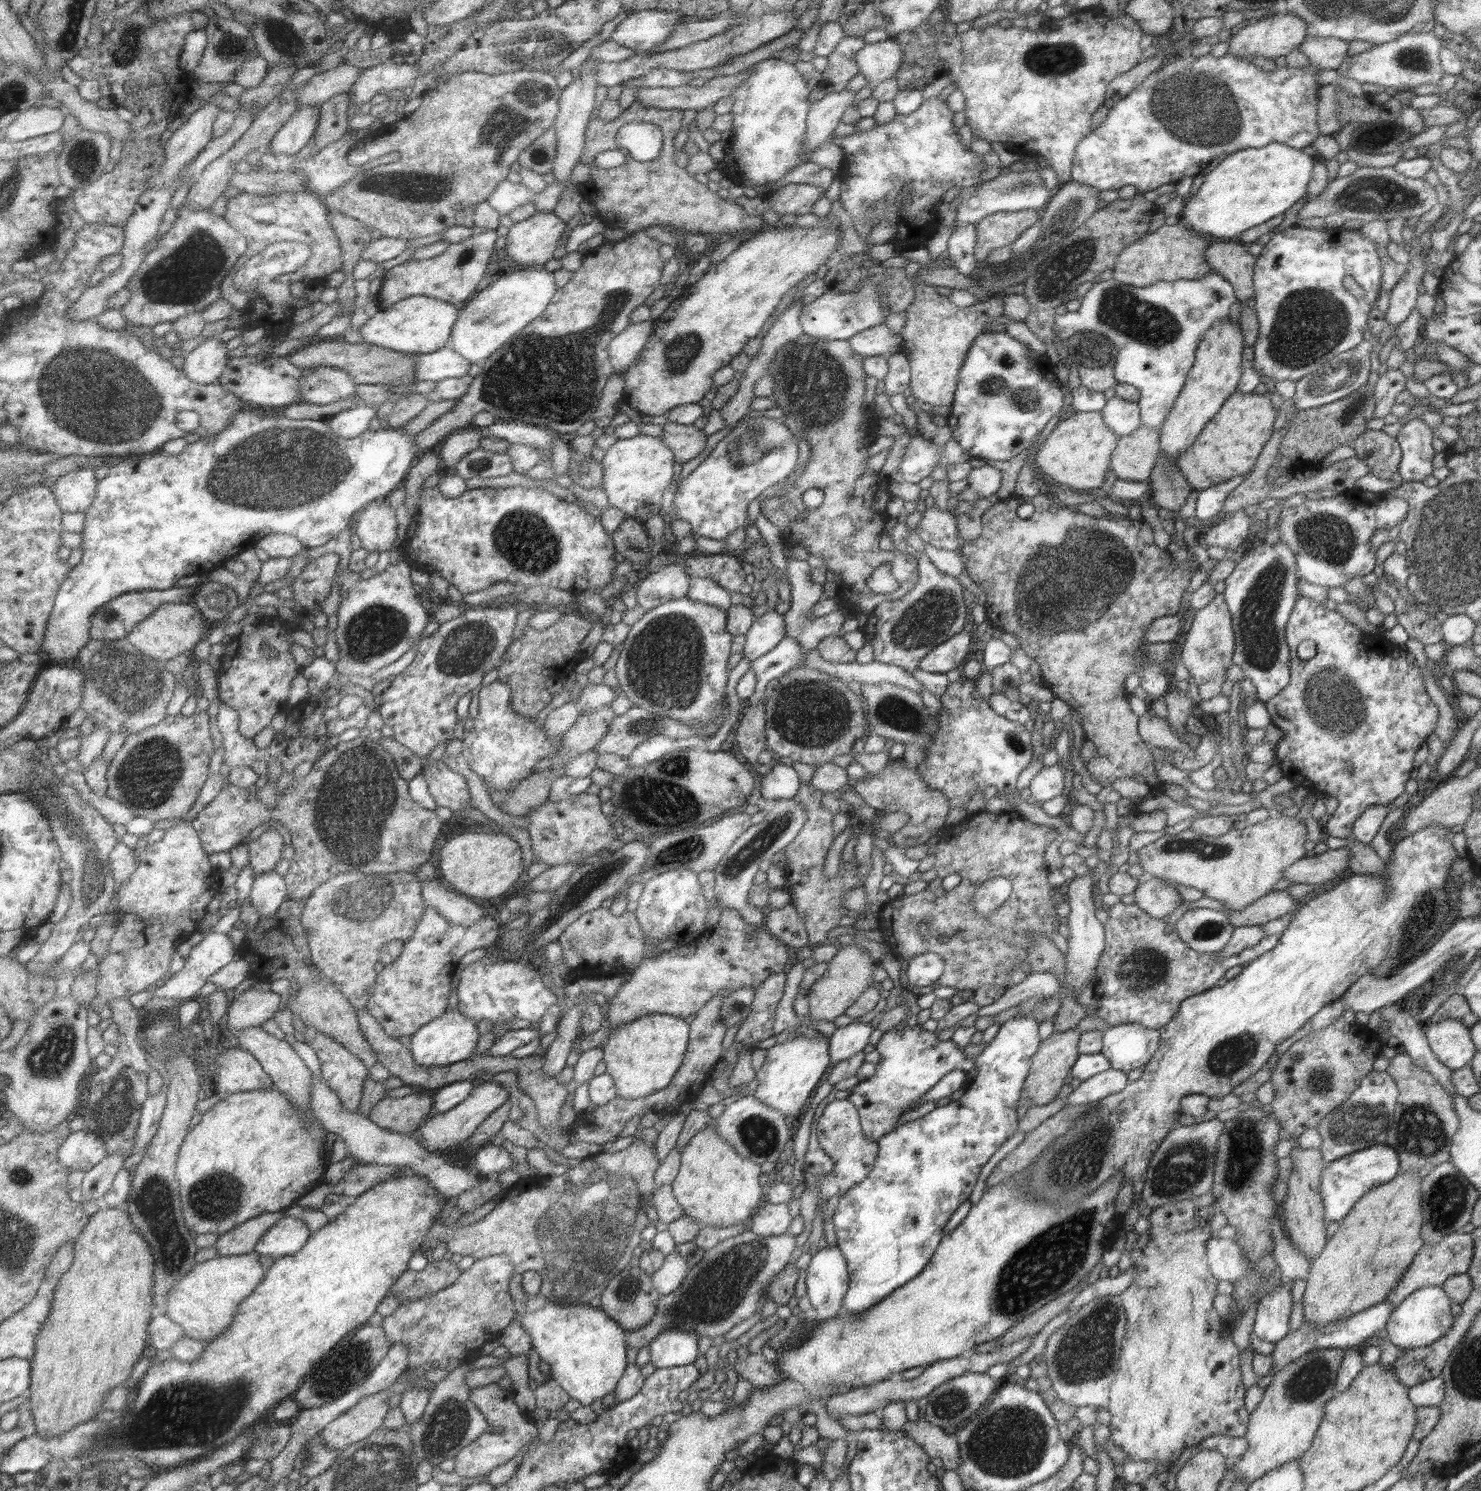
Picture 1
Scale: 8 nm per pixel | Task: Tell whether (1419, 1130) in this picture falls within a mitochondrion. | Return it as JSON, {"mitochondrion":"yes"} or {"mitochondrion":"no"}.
{"mitochondrion":"yes"}

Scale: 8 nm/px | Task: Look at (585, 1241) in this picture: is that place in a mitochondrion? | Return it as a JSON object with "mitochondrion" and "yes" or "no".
{"mitochondrion":"yes"}

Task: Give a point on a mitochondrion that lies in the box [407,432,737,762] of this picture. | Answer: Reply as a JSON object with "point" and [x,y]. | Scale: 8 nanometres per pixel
{"point":[665,660]}

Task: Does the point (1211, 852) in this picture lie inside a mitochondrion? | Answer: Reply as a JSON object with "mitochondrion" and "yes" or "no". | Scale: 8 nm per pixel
{"mitochondrion":"yes"}

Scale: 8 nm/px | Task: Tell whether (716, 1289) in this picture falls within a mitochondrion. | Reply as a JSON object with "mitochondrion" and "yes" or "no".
{"mitochondrion":"yes"}

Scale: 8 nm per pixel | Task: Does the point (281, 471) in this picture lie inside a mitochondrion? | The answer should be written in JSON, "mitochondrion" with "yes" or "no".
{"mitochondrion":"yes"}

